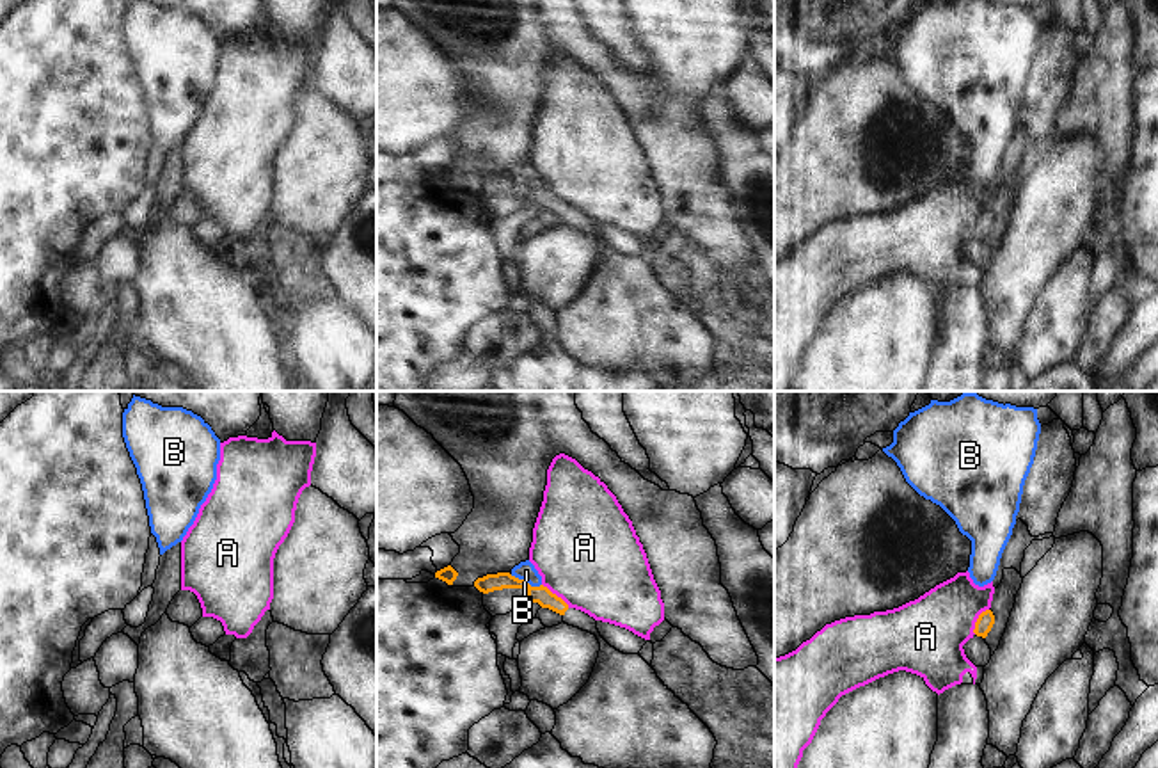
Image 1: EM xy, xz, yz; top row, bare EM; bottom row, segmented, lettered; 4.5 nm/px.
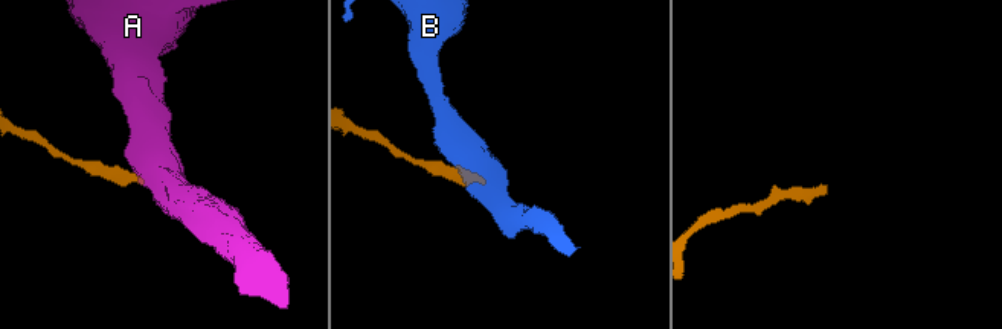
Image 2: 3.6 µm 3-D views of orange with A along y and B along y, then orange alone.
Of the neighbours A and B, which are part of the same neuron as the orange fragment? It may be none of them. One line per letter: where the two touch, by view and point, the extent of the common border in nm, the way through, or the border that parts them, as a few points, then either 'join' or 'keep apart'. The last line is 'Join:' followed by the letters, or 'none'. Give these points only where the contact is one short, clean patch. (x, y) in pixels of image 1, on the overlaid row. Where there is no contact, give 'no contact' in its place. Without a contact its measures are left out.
A: contact xz (555, 594); length 170 nm; border xz (542, 584), (569, 607); keep apart
B: contact xz (524, 582); length 150 nm; border xz (510, 575), (531, 585), (540, 585); keep apart
Join: none

